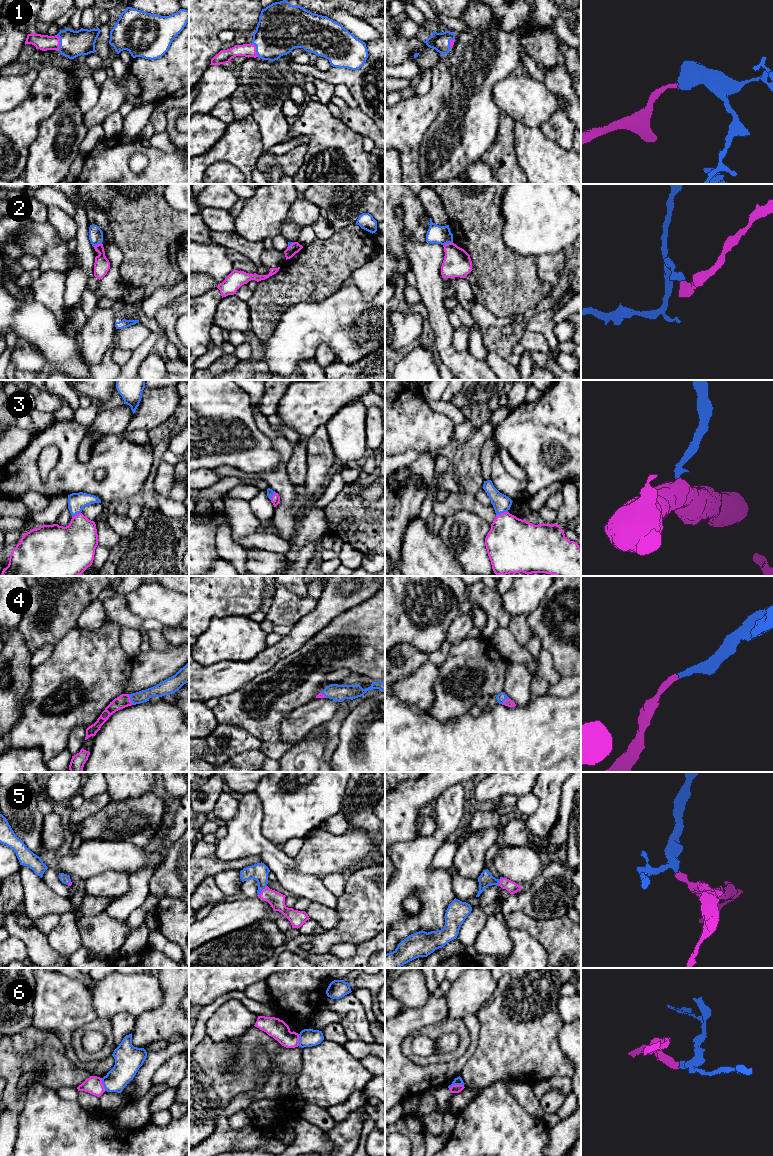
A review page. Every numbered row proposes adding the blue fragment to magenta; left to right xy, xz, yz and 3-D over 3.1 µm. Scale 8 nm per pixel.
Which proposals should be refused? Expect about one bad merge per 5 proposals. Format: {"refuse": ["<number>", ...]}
{"refuse": ["2", "6"]}

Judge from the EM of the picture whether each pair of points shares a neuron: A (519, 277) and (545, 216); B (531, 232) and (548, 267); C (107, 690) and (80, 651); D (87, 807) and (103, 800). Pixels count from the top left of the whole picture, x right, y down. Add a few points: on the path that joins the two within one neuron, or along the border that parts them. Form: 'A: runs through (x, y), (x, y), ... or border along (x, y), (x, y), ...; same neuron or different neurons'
A: border along (507, 246), (520, 254), (535, 255), (537, 257); different neurons
B: border along (565, 250), (543, 253), (538, 257); different neurons
C: runs through (100, 680), (83, 661); same neuron
D: runs through (91, 806), (99, 801); same neuron

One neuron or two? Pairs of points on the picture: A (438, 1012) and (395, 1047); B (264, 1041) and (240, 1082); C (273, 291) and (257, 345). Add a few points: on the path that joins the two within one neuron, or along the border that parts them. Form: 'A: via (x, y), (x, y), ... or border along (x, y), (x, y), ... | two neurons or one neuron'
A: via (425, 1015), (416, 1018), (400, 1034) | one neuron
B: via (252, 1046), (240, 1058), (240, 1070) | one neuron
C: border along (250, 329), (262, 342) | two neurons

